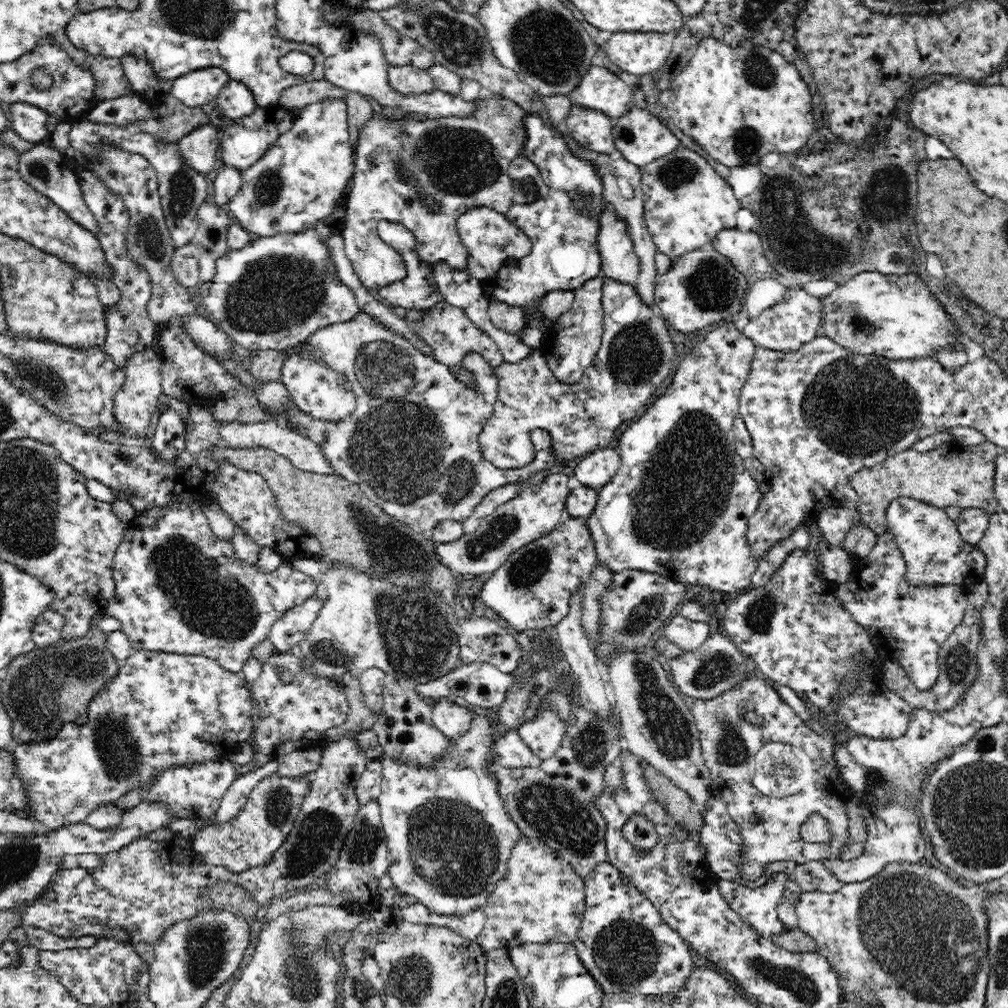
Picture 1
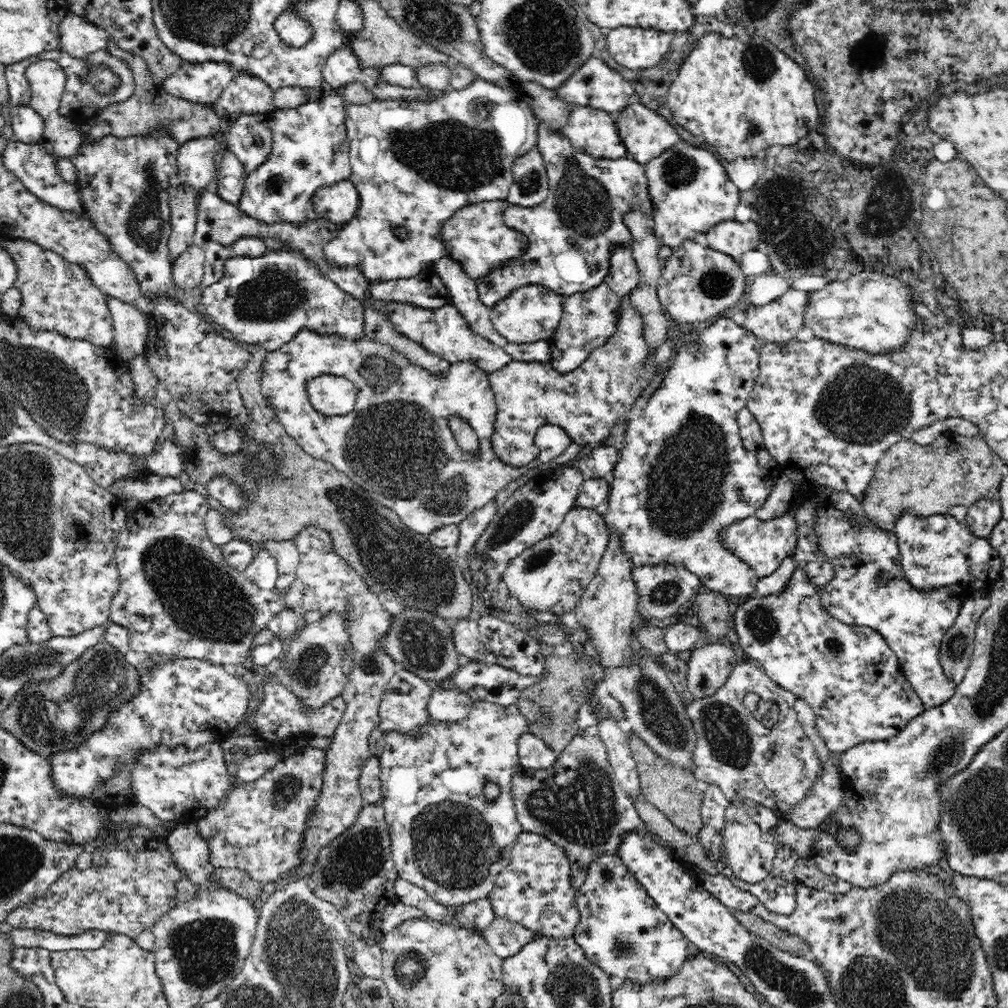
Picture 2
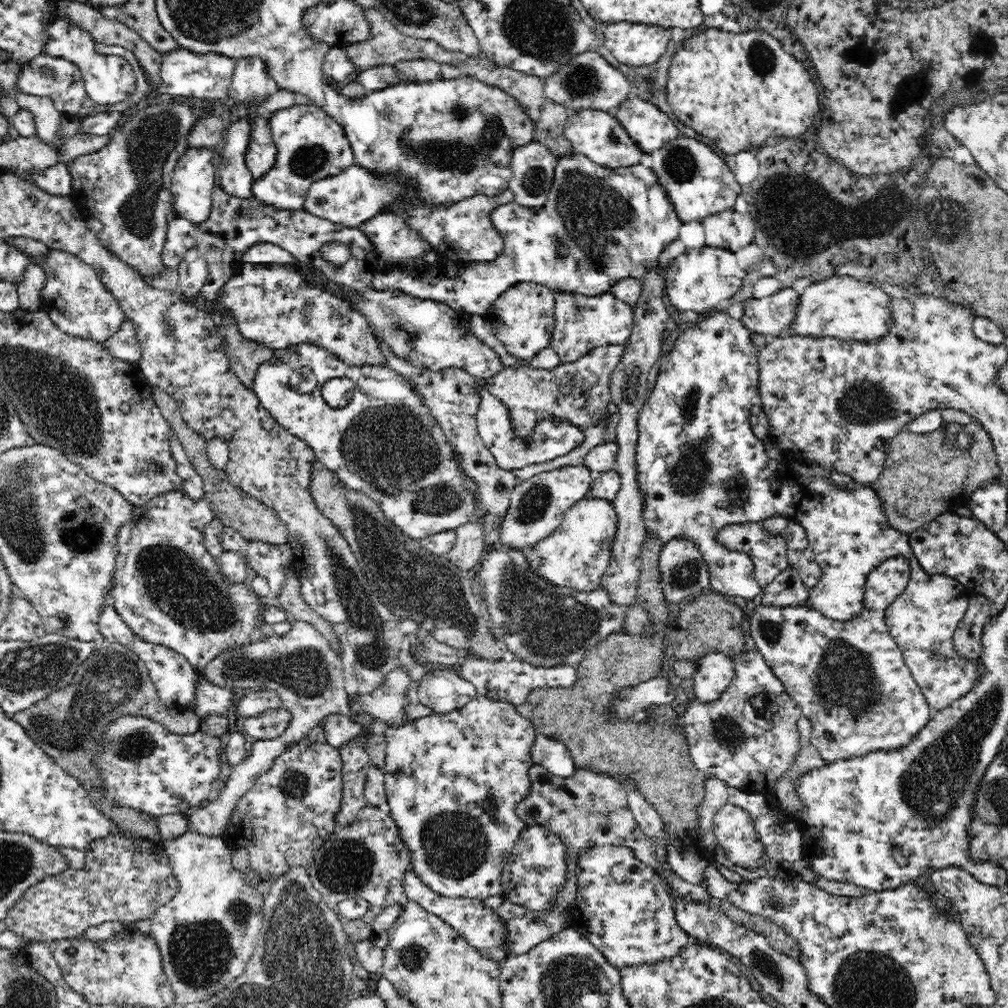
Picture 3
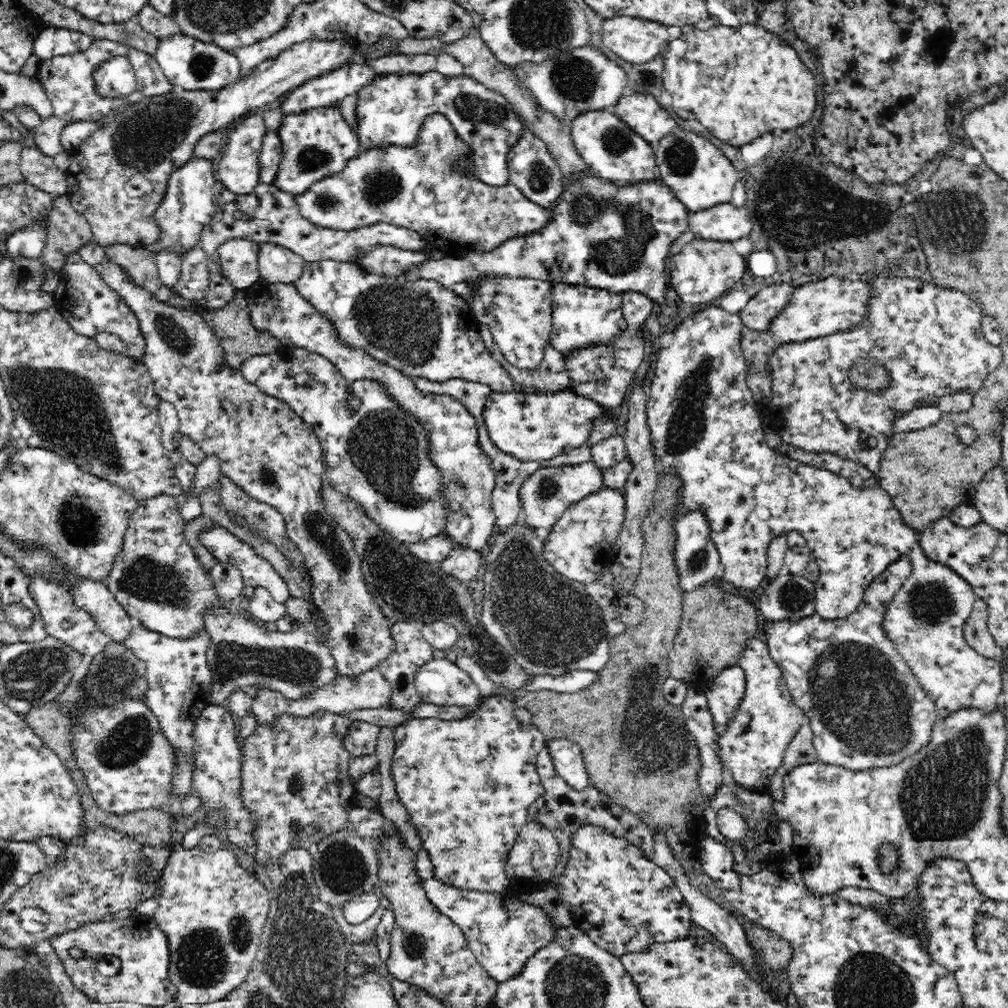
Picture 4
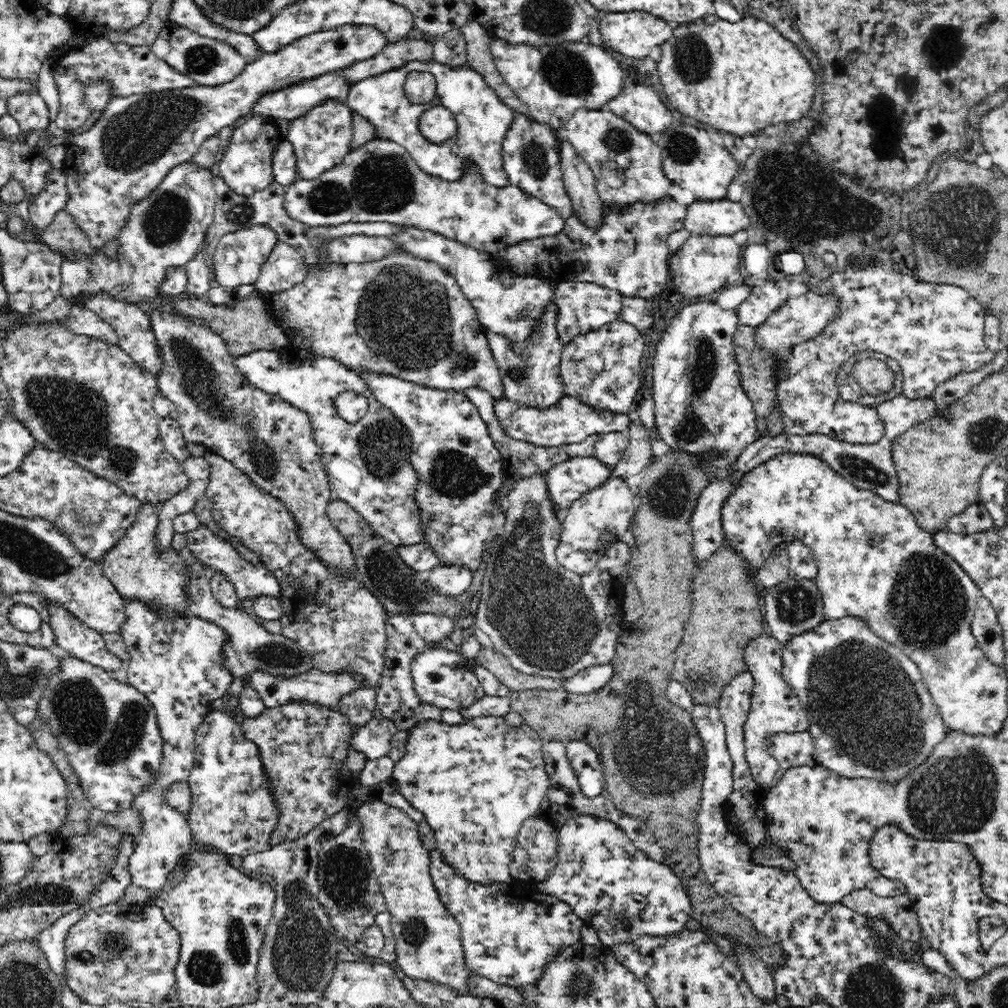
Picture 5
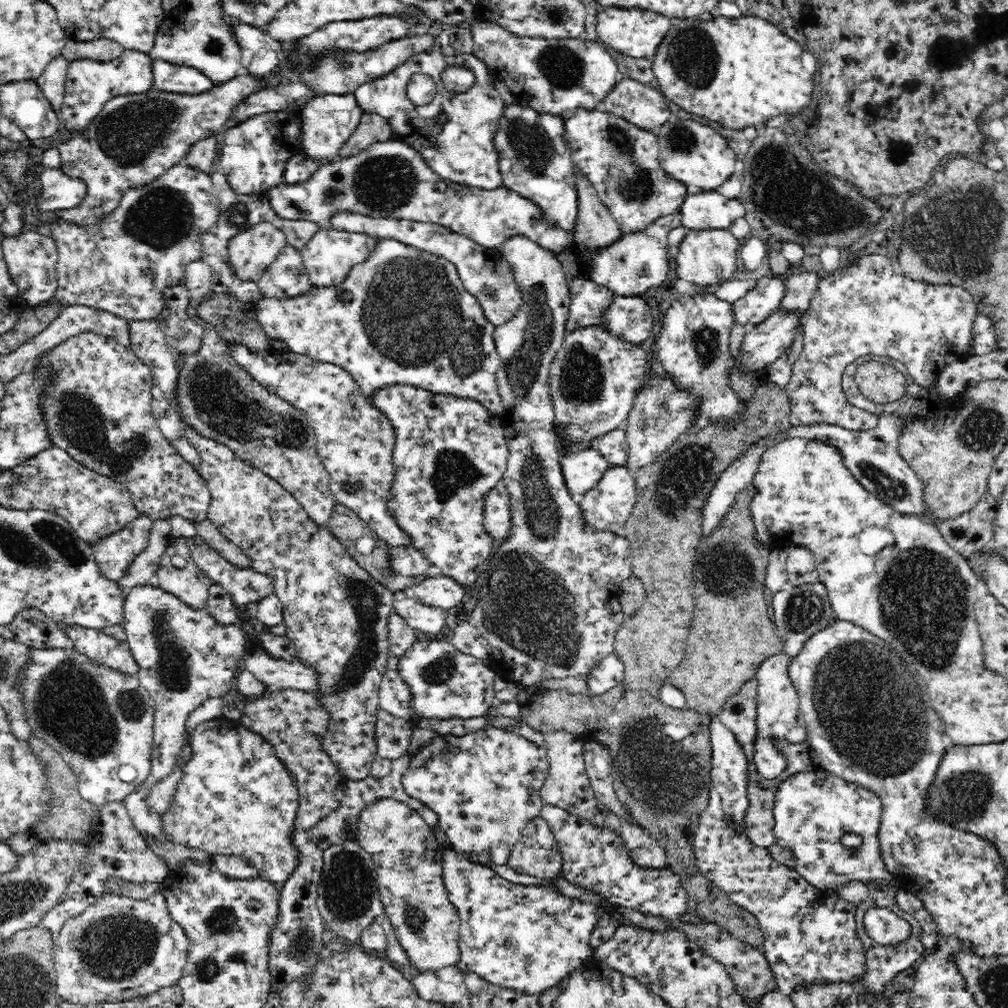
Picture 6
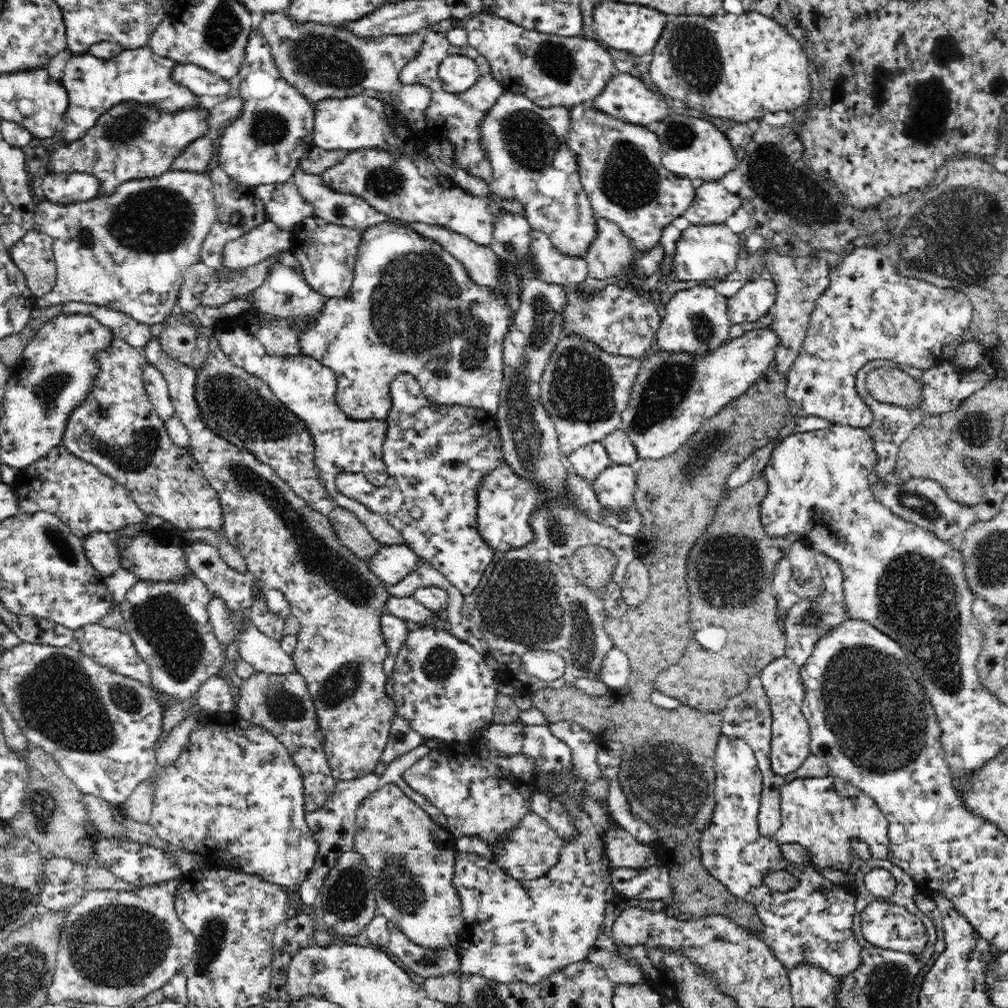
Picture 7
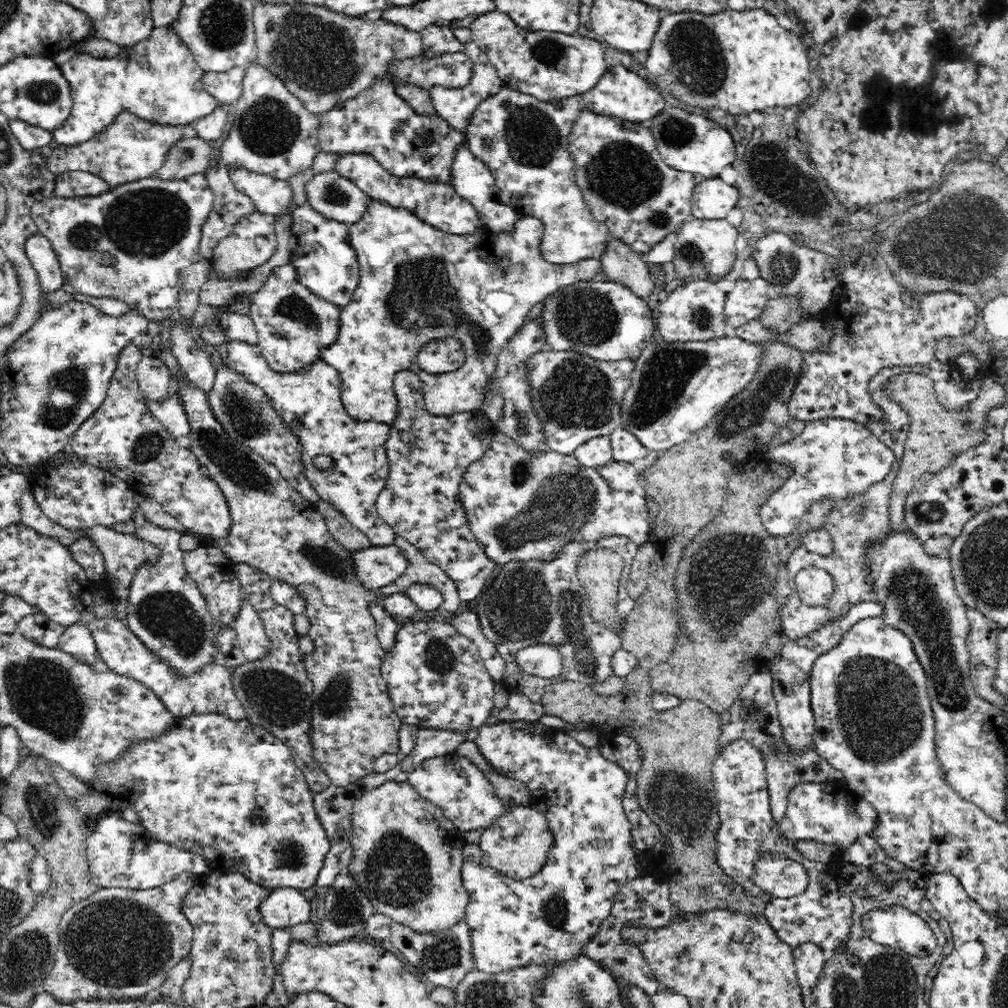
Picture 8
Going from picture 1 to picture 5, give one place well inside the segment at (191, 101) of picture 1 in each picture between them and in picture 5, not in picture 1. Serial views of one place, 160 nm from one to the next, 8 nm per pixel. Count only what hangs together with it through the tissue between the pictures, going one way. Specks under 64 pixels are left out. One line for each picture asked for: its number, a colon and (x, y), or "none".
2: (203, 83)
3: (184, 74)
4: (190, 63)
5: (210, 61)

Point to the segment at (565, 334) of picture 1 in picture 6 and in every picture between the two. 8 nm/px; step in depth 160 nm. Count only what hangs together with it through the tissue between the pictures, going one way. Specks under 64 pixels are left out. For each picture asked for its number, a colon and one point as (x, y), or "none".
2: (589, 318)
3: (582, 323)
4: (583, 316)
5: (583, 306)
6: (589, 300)

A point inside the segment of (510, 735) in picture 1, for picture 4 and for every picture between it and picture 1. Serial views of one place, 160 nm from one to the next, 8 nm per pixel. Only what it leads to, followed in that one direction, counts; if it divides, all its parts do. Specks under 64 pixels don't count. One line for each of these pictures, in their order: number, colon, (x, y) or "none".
2: (533, 753)
3: (551, 754)
4: (567, 755)

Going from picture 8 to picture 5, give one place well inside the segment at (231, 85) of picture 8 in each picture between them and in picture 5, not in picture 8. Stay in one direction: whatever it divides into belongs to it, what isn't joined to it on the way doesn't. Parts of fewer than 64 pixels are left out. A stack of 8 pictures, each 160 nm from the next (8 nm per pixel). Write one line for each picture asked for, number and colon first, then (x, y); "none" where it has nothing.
5: (135, 69)
6: (179, 79)
7: (203, 83)

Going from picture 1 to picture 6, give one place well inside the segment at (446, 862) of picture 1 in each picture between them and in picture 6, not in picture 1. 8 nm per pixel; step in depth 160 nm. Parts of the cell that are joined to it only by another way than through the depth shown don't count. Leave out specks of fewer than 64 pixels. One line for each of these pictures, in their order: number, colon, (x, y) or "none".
2: (447, 837)
3: (453, 782)
4: (468, 784)
5: (476, 784)
6: (485, 787)

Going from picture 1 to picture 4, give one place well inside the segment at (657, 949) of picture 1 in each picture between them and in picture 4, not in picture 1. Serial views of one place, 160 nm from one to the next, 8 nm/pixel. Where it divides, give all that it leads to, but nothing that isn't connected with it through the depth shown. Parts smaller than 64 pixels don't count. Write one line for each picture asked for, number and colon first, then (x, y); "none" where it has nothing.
2: (621, 929)
3: (622, 906)
4: (624, 902)

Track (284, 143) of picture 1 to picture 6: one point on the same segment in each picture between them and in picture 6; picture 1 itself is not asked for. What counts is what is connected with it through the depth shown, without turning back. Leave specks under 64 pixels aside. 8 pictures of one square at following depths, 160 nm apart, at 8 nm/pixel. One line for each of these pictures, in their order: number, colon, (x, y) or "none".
2: (310, 149)
3: (311, 145)
4: (319, 143)
5: (321, 139)
6: (329, 120)

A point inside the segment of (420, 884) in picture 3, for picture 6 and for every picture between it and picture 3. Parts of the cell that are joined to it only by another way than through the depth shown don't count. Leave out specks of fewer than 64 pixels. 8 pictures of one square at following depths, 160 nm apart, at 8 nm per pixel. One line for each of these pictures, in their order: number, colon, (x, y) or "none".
4: (503, 933)
5: (509, 938)
6: (529, 938)

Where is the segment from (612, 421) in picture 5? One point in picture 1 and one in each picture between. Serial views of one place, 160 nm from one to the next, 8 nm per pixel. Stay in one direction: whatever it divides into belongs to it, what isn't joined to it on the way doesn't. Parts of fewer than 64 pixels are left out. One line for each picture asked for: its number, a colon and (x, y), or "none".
1: (412, 444)
2: (397, 443)
3: (552, 438)
4: (538, 426)

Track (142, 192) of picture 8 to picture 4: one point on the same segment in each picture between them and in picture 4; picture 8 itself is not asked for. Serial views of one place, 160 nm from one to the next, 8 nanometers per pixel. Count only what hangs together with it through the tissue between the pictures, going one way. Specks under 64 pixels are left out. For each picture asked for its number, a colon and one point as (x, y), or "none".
4: (189, 203)
5: (166, 229)
6: (123, 263)
7: (129, 251)

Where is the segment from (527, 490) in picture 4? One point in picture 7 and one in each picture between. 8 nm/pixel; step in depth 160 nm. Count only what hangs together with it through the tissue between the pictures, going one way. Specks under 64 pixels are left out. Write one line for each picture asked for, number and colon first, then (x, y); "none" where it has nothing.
5: (568, 481)
6: (582, 469)
7: (590, 460)

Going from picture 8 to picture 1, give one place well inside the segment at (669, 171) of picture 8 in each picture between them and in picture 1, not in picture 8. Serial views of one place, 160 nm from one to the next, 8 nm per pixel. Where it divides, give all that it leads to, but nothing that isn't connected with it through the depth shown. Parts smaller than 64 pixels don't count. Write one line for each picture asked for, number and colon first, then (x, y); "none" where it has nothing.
1: (592, 129)
2: (594, 132)
3: (598, 135)
4: (612, 150)
5: (598, 136)
6: (642, 191)
7: (620, 168)

